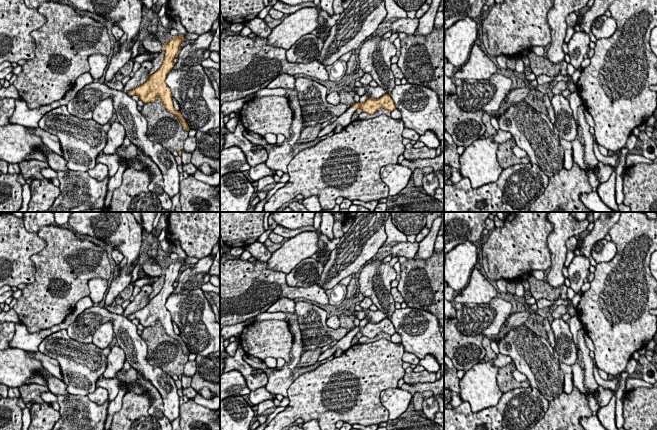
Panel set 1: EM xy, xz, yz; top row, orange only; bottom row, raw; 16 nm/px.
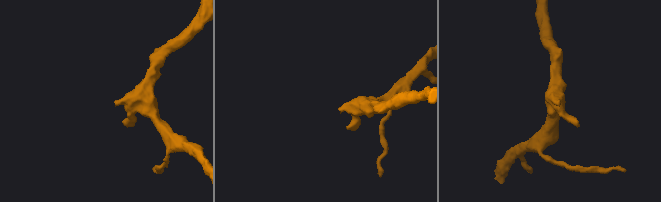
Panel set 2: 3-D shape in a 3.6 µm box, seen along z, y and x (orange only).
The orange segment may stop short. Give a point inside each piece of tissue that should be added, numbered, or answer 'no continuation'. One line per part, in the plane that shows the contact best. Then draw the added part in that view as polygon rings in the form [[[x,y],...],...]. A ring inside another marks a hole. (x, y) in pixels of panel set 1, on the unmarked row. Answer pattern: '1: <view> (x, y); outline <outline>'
1: xz (345, 343); outline [[[351,330],[345,337],[339,340],[333,347],[328,348],[325,352],[323,352],[319,358],[318,362],[329,358],[330,356],[334,355],[335,351],[340,348],[343,351],[346,351],[351,347],[351,341],[355,337],[355,333]]]

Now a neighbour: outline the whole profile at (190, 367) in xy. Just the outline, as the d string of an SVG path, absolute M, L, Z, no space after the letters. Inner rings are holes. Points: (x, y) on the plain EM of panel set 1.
M188 361L184 365L183 375L192 378L194 376L195 372L196 372L196 362L195 361Z

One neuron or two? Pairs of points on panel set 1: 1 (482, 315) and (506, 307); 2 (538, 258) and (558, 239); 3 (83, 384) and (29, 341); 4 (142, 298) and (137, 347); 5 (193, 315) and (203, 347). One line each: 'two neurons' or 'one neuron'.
1: one neuron
2: two neurons
3: one neuron
4: two neurons
5: one neuron

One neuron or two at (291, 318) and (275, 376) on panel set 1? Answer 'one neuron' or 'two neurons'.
one neuron

